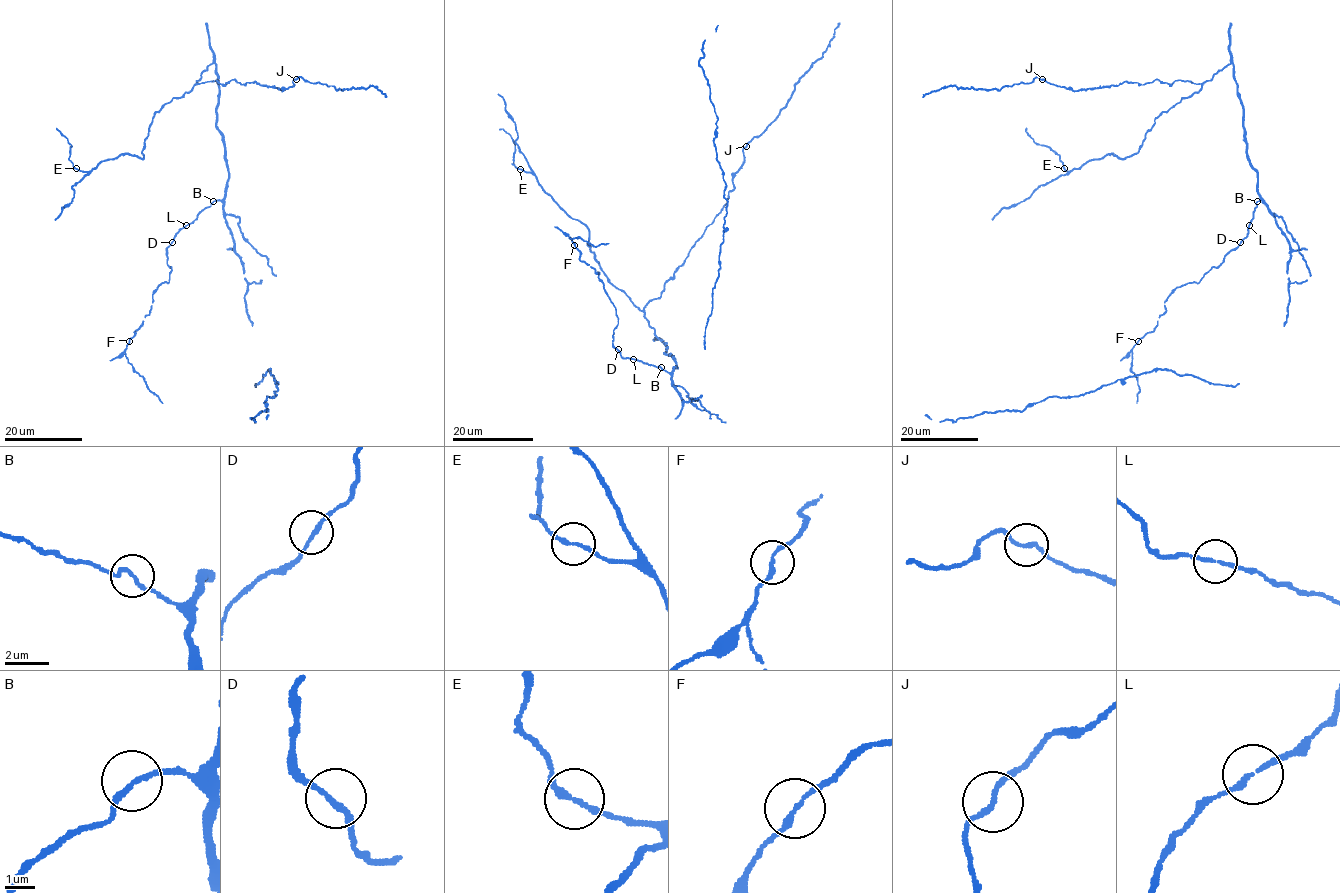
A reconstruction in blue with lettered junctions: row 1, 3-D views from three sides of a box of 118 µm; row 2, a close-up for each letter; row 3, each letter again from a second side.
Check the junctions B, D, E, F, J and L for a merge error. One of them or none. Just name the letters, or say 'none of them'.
none of them

